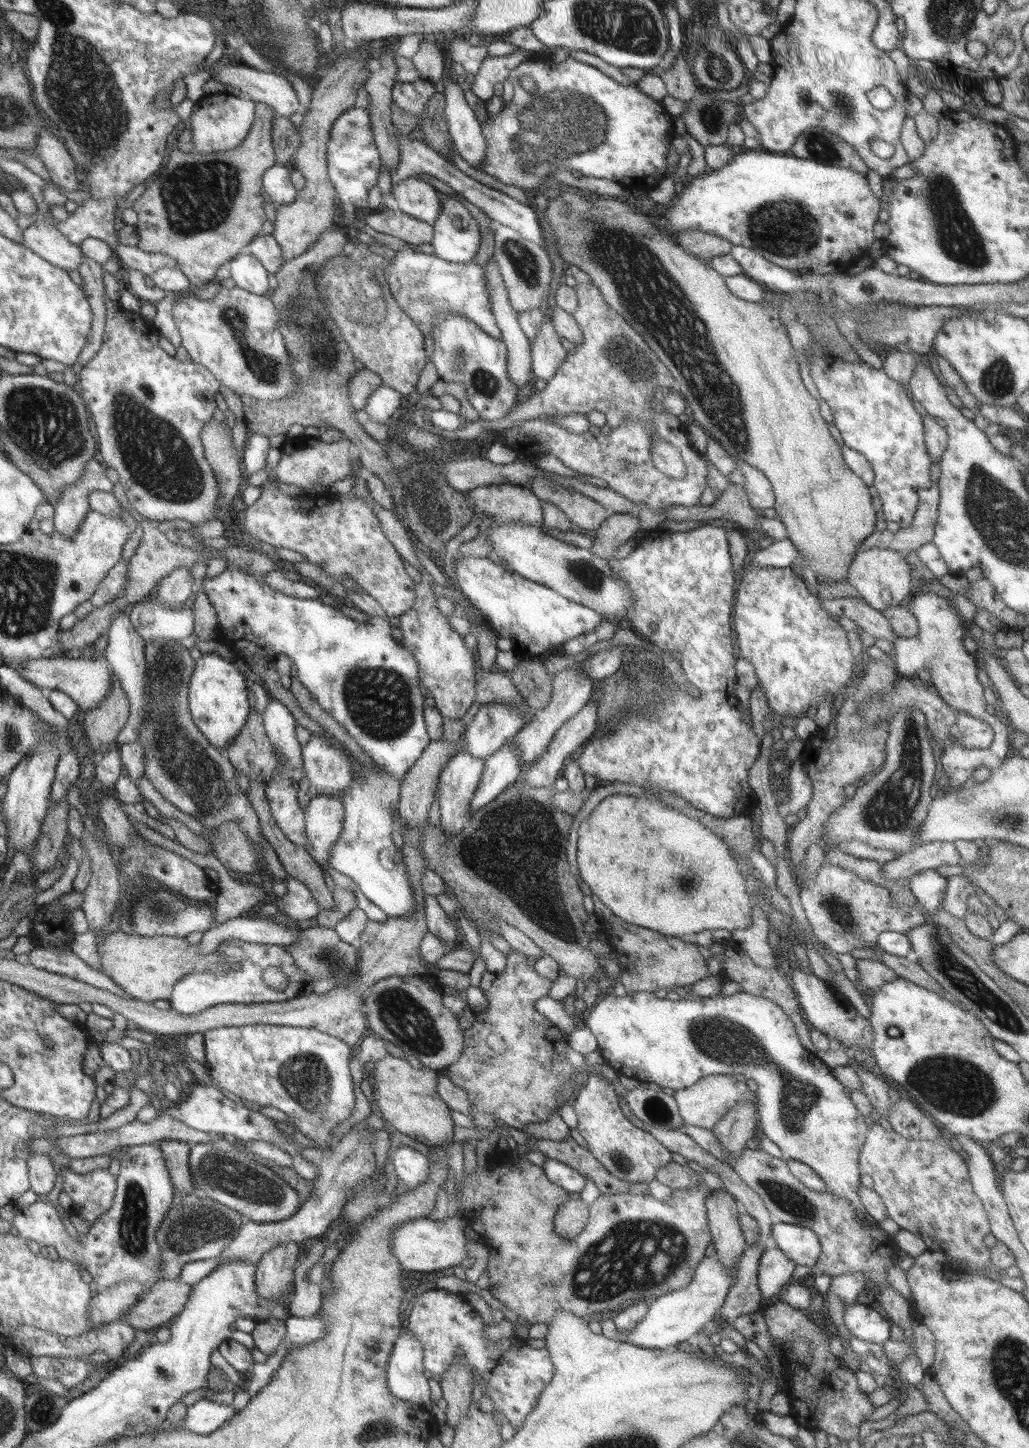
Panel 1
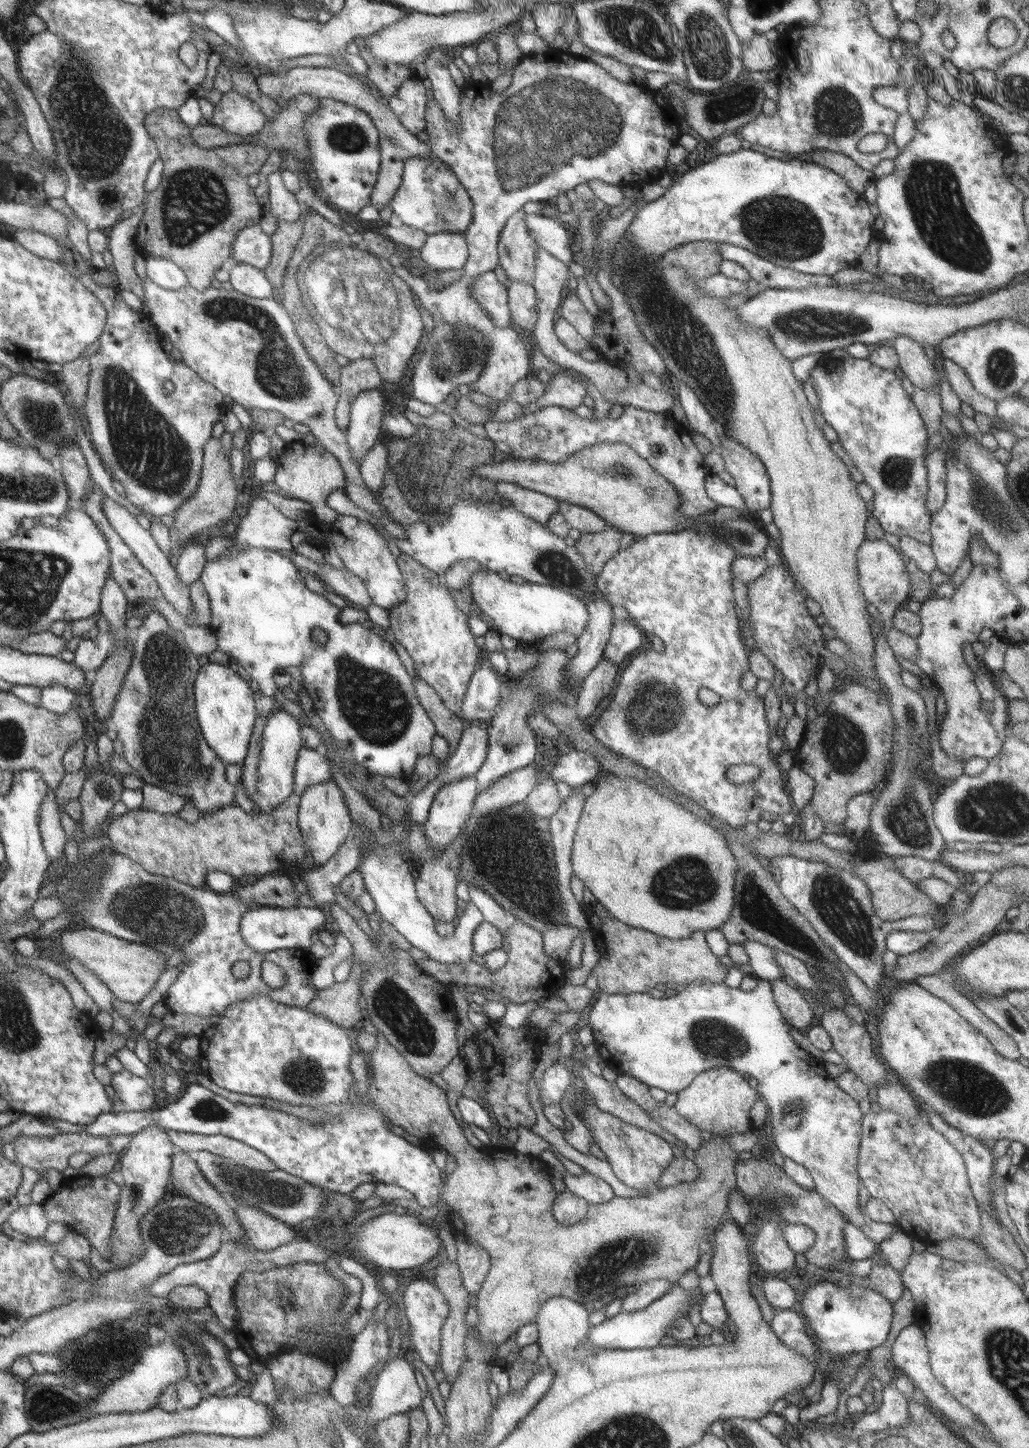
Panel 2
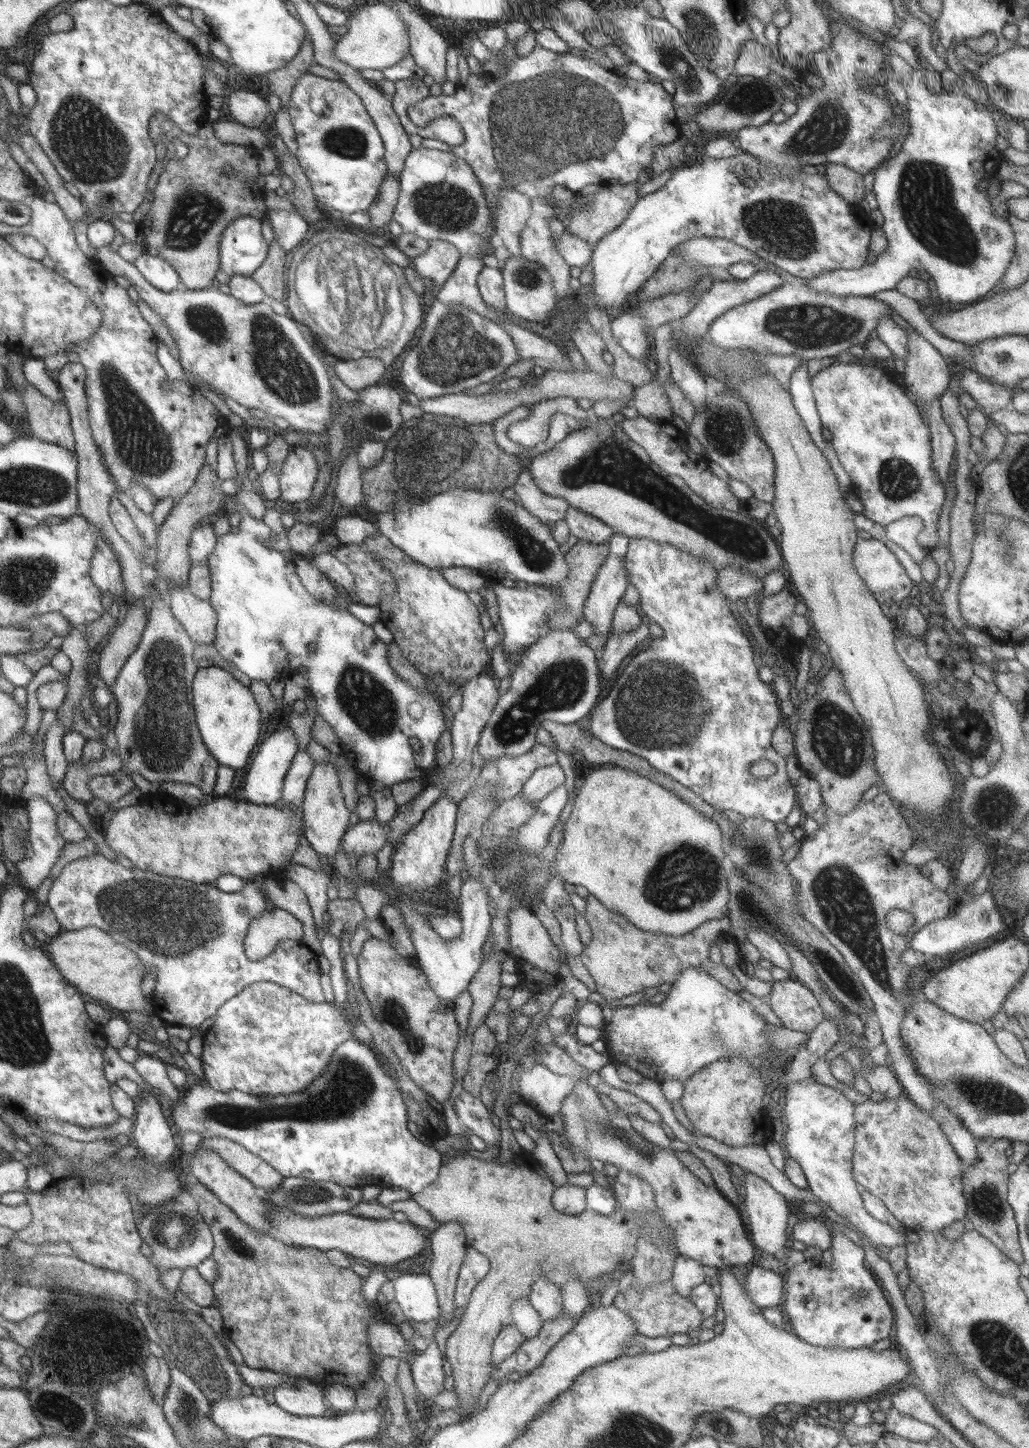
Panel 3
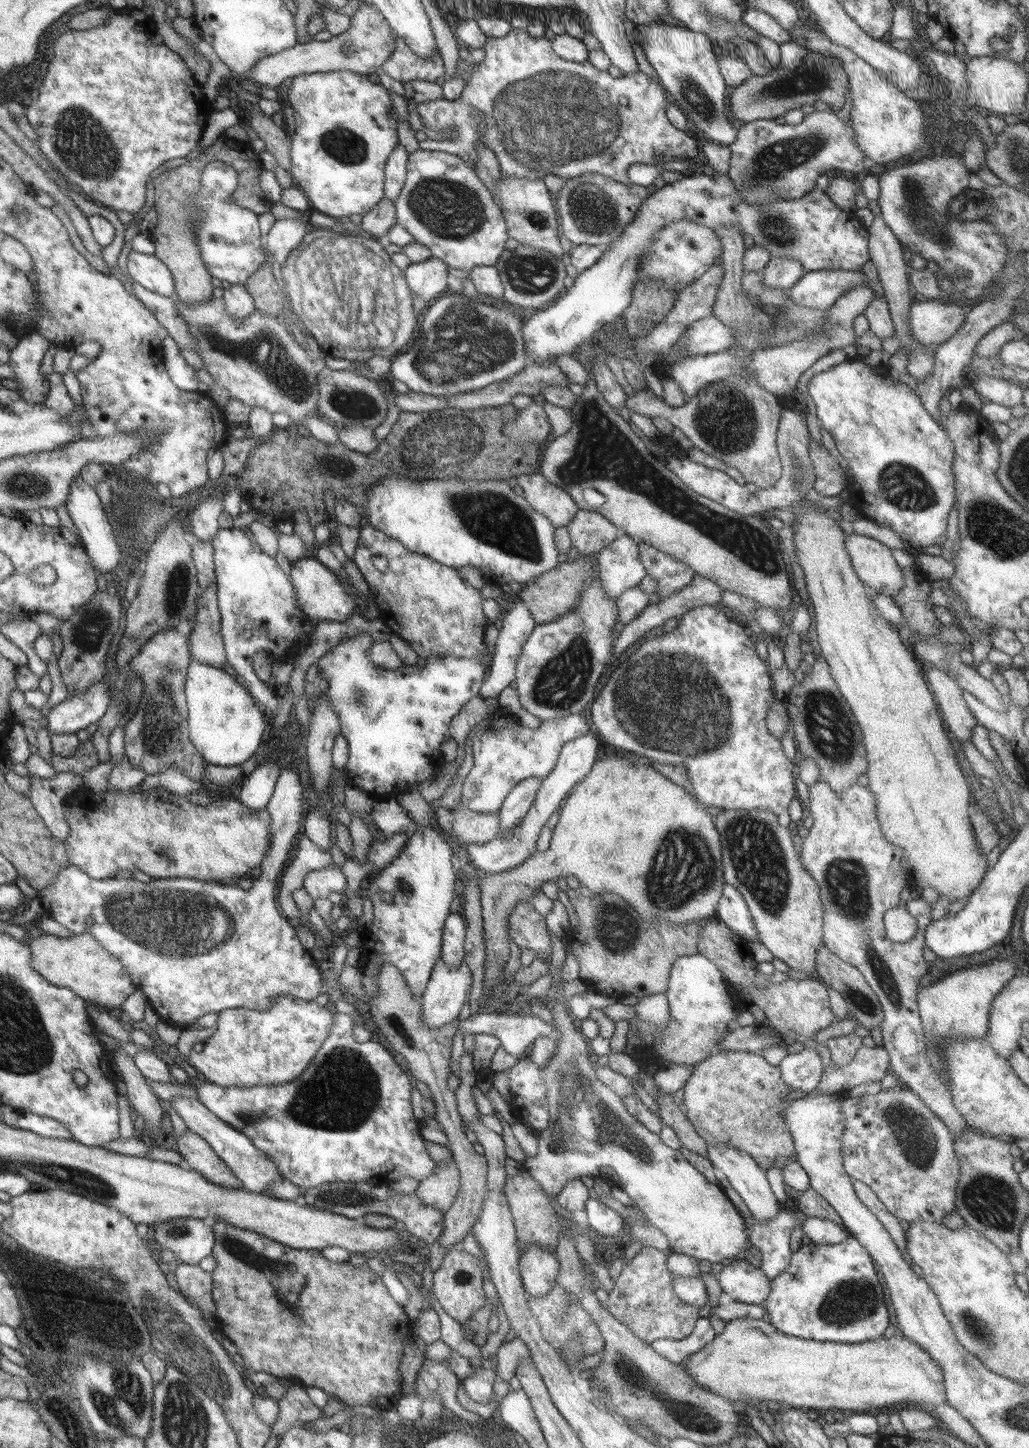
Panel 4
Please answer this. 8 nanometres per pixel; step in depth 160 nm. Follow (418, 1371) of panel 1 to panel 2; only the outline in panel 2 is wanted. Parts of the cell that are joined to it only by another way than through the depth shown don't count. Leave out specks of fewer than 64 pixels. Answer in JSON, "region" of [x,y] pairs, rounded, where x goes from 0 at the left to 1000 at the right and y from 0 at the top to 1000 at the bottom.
{"region":[[[392,933],[380,941],[373,941],[371,944],[363,948],[363,957],[361,960],[360,972],[358,972],[358,975],[355,978],[356,982],[353,982],[354,984],[357,983],[362,987],[363,983],[369,982],[369,981],[375,981],[375,979],[383,977],[395,976],[409,972],[413,963],[410,962],[406,954],[404,954],[403,945],[399,939]]]}

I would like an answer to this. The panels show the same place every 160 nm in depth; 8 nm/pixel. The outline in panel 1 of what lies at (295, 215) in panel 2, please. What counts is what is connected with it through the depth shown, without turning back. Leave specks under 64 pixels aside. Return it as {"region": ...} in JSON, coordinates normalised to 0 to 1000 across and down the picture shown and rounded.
{"region":[[[268,113],[268,115],[257,119],[257,131],[265,137],[269,143],[278,142],[288,137],[289,131],[283,125],[283,117],[282,113]]]}

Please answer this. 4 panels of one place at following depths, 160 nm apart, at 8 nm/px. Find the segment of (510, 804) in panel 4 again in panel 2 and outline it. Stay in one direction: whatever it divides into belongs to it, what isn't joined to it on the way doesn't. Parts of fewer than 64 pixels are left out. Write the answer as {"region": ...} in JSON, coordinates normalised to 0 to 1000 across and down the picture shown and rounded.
{"region":[[[547,517],[533,537],[538,540],[551,540],[556,544],[565,544],[579,538],[586,530],[584,526],[574,520],[562,517]]]}

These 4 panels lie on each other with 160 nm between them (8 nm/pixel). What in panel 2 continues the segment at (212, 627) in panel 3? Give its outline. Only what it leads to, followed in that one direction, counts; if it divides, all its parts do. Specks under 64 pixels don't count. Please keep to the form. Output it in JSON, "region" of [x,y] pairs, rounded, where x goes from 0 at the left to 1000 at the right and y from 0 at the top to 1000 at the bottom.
{"region":[[[106,343],[101,344],[100,354],[104,356],[104,358],[108,360],[109,365],[120,372],[120,374],[127,378],[127,381],[132,384],[132,386],[151,398],[155,403],[155,407],[158,408],[159,413],[175,423],[181,428],[188,423],[187,415],[185,413],[184,405],[177,403],[173,400],[171,392],[165,390],[164,384],[155,378],[155,376],[150,373],[144,363],[134,356],[126,354],[121,350],[117,349],[108,345]]]}

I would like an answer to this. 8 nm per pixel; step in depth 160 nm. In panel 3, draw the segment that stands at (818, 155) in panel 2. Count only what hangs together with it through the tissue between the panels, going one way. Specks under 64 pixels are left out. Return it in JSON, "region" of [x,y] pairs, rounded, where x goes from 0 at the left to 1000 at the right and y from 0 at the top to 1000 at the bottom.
{"region":[[[805,113],[798,116],[806,124],[810,133],[822,137],[822,140],[834,141],[841,135],[839,120],[819,113]]]}

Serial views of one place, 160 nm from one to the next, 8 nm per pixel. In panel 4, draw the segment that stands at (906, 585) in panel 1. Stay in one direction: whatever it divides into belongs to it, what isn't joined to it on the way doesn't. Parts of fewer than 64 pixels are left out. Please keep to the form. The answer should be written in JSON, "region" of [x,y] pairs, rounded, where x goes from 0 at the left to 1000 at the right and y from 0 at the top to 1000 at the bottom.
{"region":[[[828,368],[821,369],[821,378],[832,397],[848,409],[867,412],[879,406],[877,392],[862,377],[848,372]]]}

